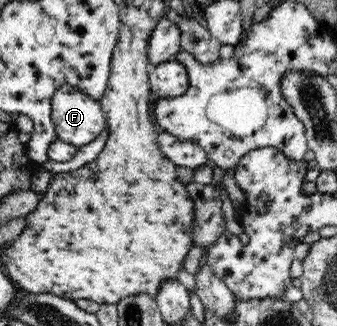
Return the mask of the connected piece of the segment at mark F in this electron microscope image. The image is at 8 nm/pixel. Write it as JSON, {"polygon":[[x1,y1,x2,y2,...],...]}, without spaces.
{"polygon":[[71,85,60,86,54,91,51,120,57,138,75,147,90,144,107,128,99,102]]}

